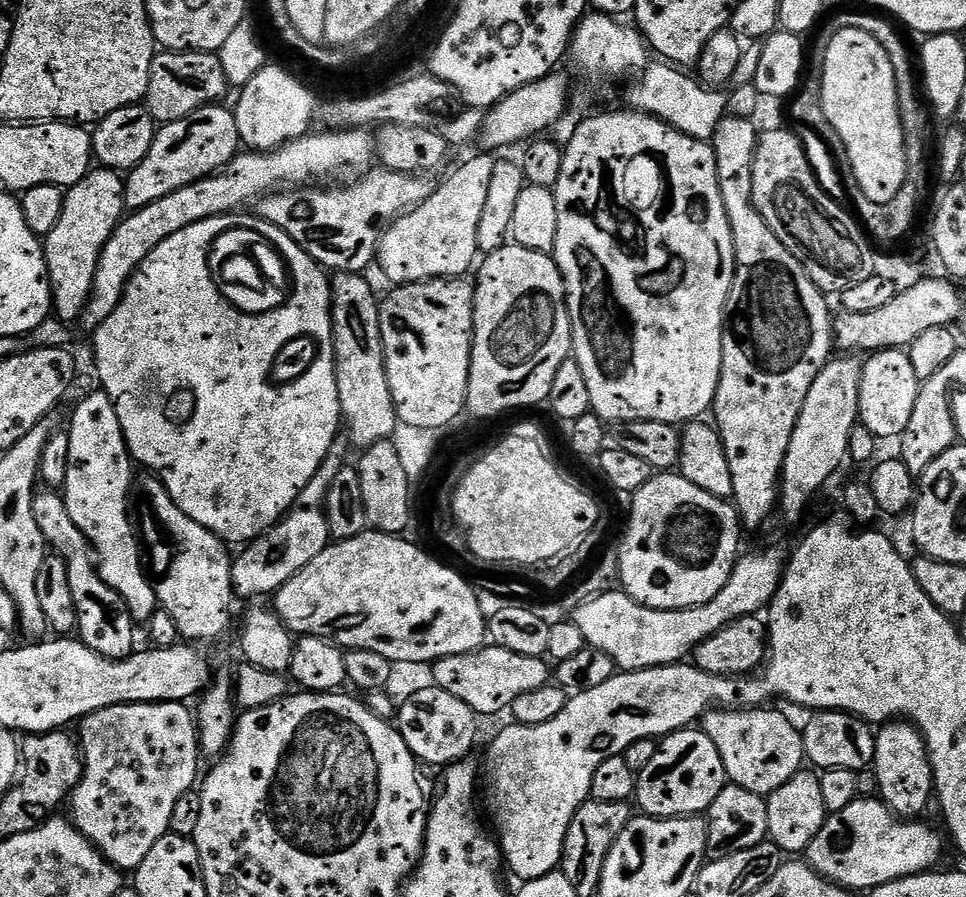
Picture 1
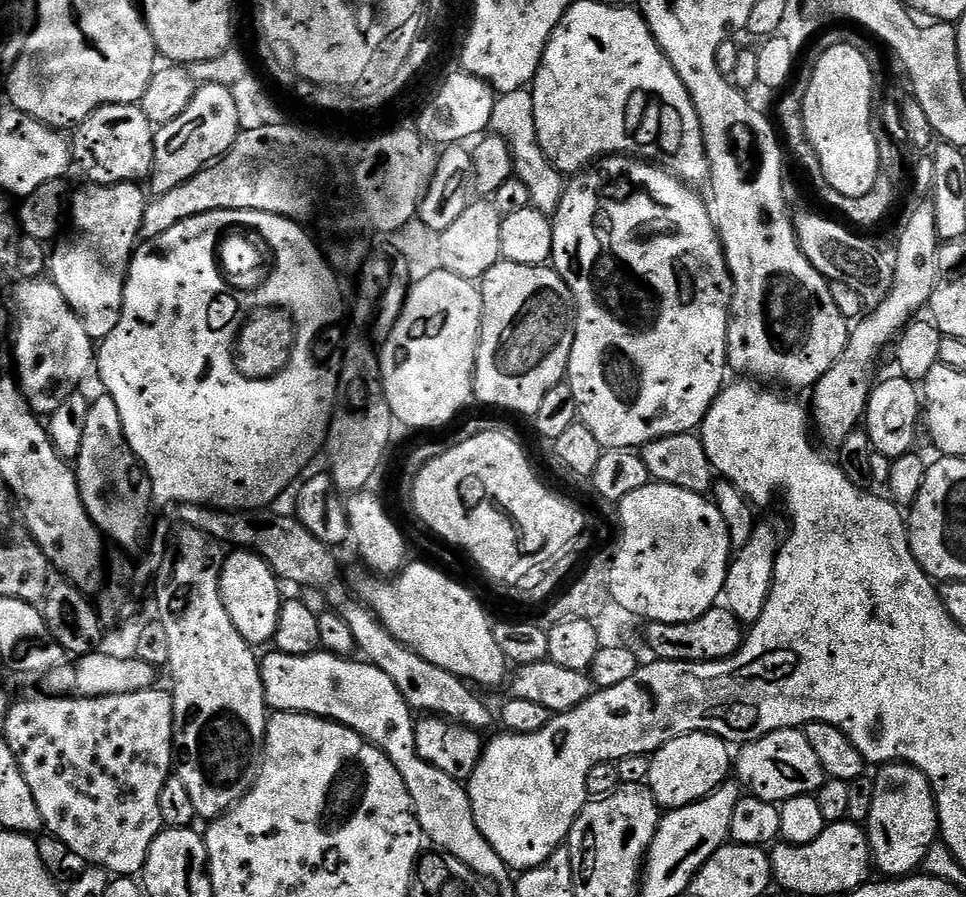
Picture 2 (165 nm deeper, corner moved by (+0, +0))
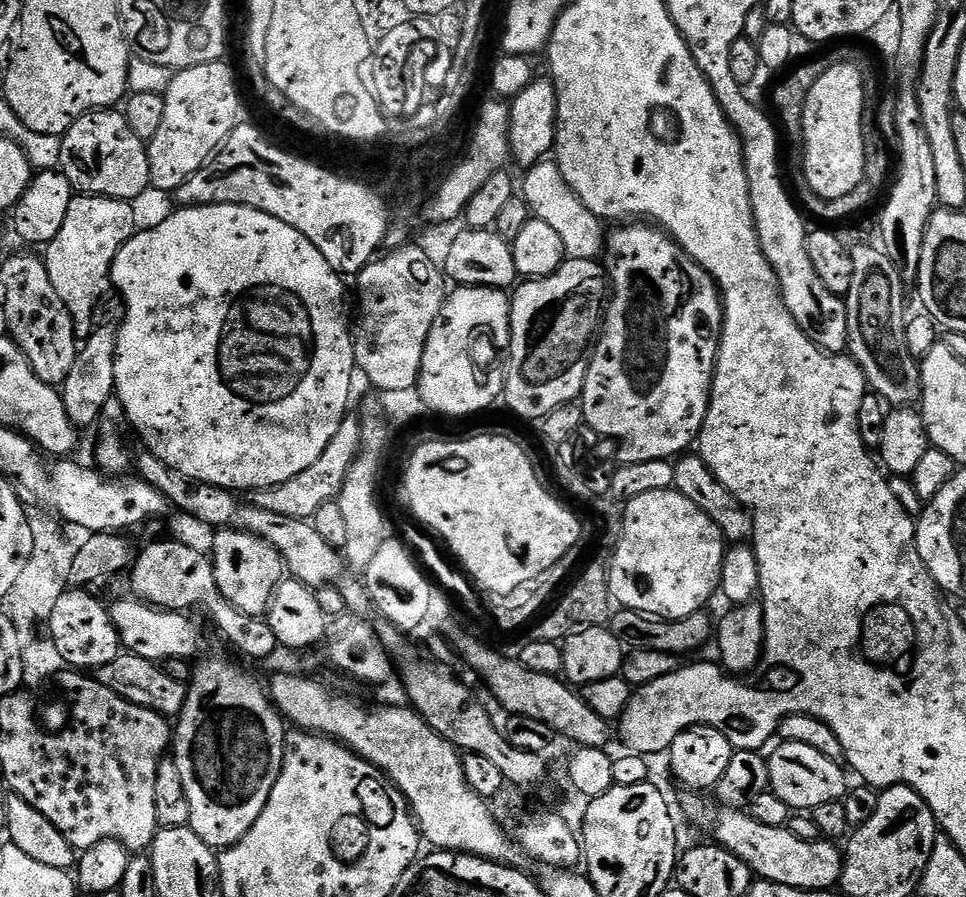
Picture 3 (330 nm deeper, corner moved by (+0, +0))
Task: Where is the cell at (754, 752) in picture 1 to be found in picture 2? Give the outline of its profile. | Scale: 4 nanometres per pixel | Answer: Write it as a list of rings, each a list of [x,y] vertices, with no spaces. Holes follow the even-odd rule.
[[[779,728],[743,745],[734,756],[734,776],[751,795],[775,805],[795,796],[819,792],[826,779],[822,762],[818,762],[800,728]]]

